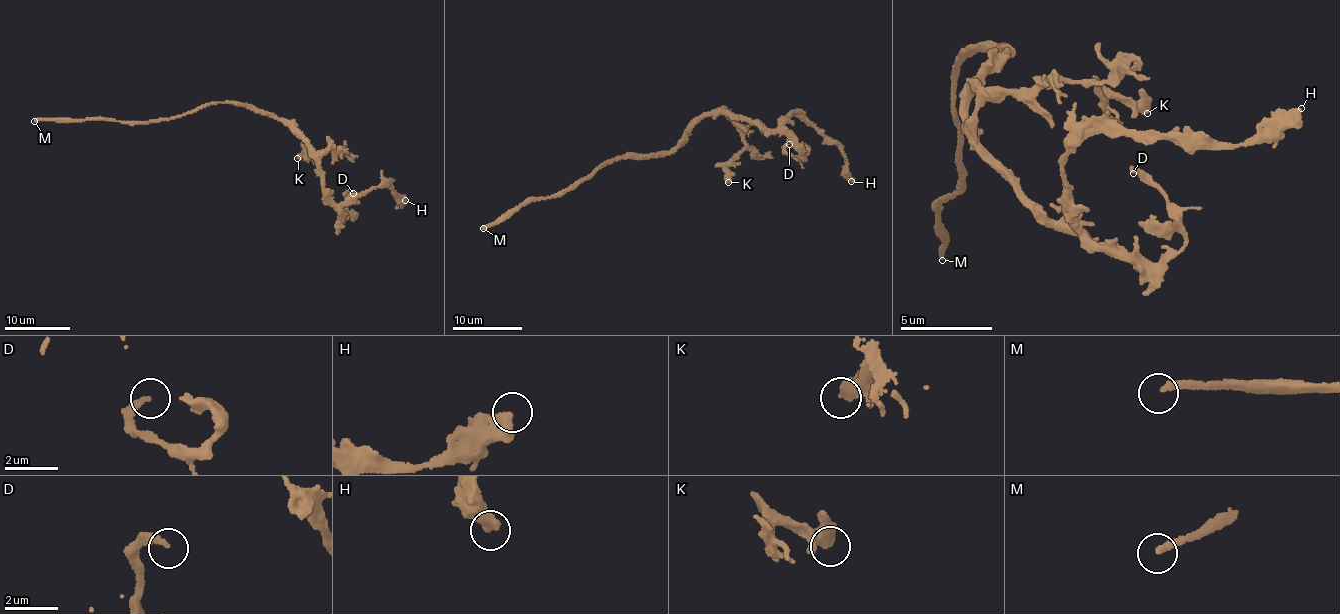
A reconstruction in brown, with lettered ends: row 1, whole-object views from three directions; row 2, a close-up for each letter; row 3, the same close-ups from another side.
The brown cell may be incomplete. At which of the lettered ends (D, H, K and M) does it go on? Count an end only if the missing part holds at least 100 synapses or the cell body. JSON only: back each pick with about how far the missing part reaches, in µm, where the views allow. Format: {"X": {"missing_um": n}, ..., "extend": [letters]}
{"M": {"missing_um": 100}, "extend": ["M"]}

